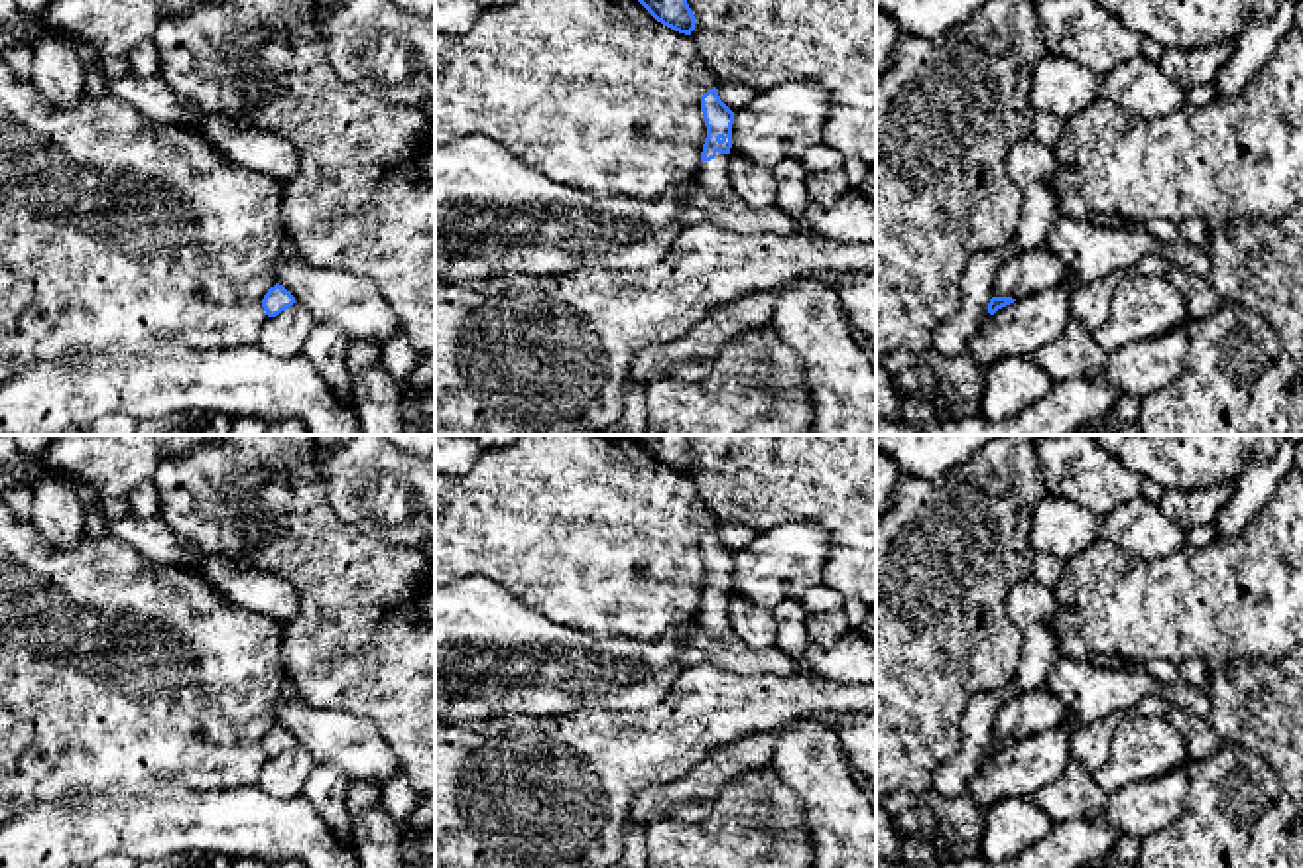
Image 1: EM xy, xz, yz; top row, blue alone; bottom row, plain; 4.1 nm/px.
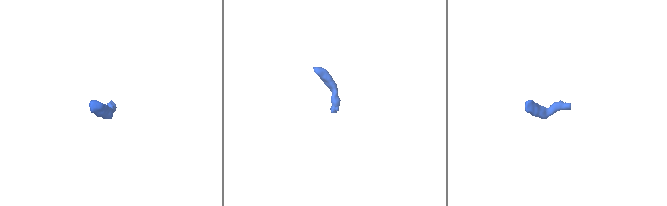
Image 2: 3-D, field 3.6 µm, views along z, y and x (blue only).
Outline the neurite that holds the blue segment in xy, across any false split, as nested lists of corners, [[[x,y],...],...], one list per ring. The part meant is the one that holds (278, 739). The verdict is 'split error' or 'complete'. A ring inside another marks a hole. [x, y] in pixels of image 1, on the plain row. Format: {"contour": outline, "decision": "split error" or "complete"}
{"contour": [[[279,724],[268,730],[268,734],[262,740],[262,748],[268,758],[276,758],[287,748],[295,744],[295,738]]], "decision": "complete"}

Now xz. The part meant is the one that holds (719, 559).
{"contour": [[[716,527],[701,537],[701,553],[707,567],[707,579],[697,610],[697,624],[711,636],[722,638],[732,634],[728,594],[732,589],[734,553],[720,541]]], "decision": "split error"}

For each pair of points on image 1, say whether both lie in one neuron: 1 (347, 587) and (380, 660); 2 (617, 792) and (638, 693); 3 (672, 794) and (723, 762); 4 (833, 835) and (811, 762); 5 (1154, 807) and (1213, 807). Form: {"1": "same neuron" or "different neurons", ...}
{"1": "same neuron", "2": "different neurons", "3": "same neuron", "4": "same neuron", "5": "different neurons"}

